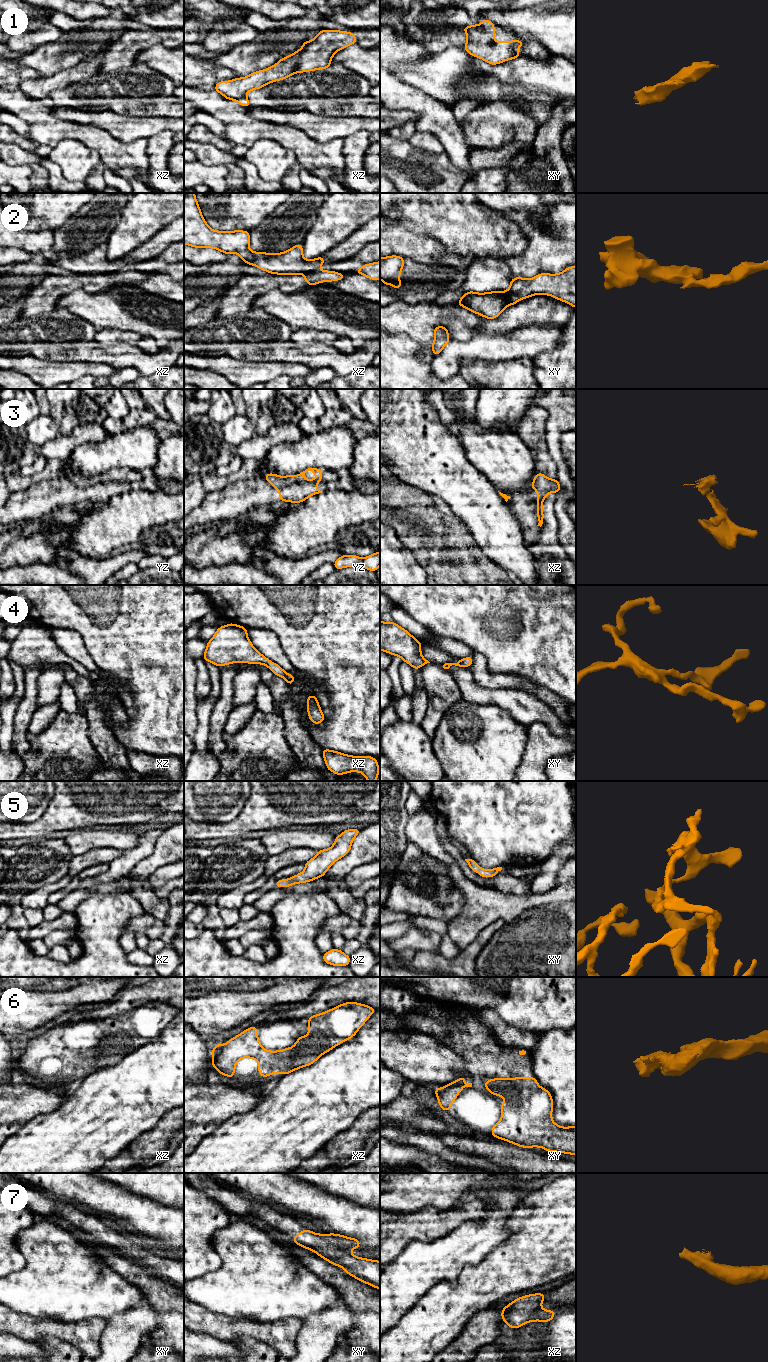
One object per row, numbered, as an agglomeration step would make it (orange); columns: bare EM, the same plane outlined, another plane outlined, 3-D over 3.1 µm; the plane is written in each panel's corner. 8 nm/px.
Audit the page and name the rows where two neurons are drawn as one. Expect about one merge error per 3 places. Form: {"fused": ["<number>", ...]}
{"fused": ["2", "3"]}

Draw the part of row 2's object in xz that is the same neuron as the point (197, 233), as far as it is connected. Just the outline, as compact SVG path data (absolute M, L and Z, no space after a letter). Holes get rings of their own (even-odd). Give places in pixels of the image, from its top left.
M184 193L184 244L213 248L225 254L237 253L246 264L278 275L307 274L325 263L322 256L306 260L302 243L282 253L251 251L249 231L215 231L207 225L195 193Z

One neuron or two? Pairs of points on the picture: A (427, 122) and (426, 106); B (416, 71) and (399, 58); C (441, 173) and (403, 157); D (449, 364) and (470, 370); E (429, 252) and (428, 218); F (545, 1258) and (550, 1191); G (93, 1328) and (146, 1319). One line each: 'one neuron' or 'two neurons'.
A: one neuron
B: two neurons
C: one neuron
D: two neurons
E: two neurons
F: one neuron
G: two neurons

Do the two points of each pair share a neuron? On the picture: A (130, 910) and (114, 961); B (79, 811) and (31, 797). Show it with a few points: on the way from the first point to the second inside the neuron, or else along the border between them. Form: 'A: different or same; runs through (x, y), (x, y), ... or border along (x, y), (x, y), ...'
A: same; runs through (117, 923), (113, 927), (113, 948)
B: different; border along (55, 791), (47, 809), (34, 821)

